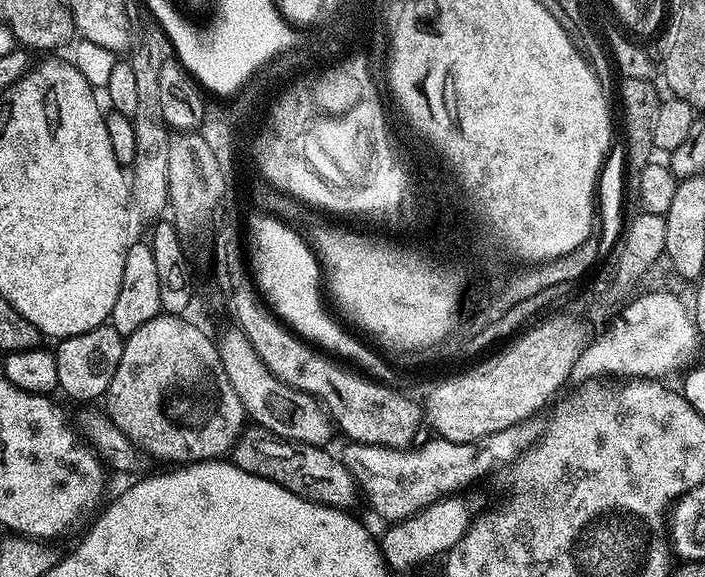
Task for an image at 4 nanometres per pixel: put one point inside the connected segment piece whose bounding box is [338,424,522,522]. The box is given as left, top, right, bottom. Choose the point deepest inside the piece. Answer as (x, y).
(398, 483)

